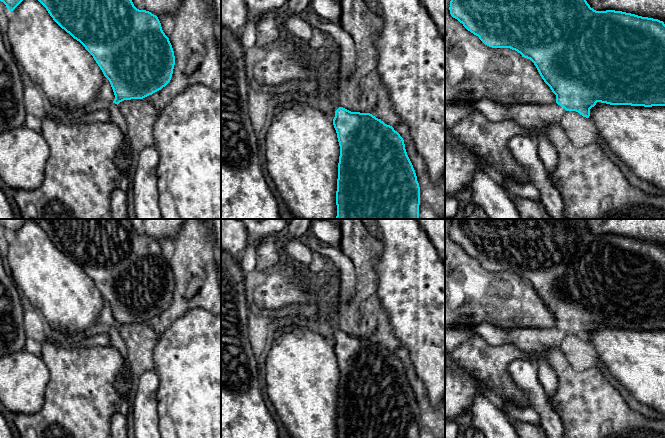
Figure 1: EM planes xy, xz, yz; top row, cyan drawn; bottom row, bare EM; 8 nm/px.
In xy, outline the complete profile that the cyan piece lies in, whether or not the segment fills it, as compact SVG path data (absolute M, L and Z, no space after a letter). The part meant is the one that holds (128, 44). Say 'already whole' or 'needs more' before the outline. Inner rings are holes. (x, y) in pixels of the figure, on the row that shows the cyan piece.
needs more; M38 0L53 20L93 56L109 80L115 99L109 103L111 122L123 132L129 142L127 125L118 104L124 100L143 99L161 90L171 80L175 56L169 38L162 30L158 17L146 10L137 9L132 0Z

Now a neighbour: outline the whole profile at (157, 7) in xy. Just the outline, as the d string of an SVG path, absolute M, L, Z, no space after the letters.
M132 0L139 10L146 10L159 17L166 13L174 16L183 0Z

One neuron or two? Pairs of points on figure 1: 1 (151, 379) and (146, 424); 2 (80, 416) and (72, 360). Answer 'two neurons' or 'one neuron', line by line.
1: one neuron
2: one neuron

